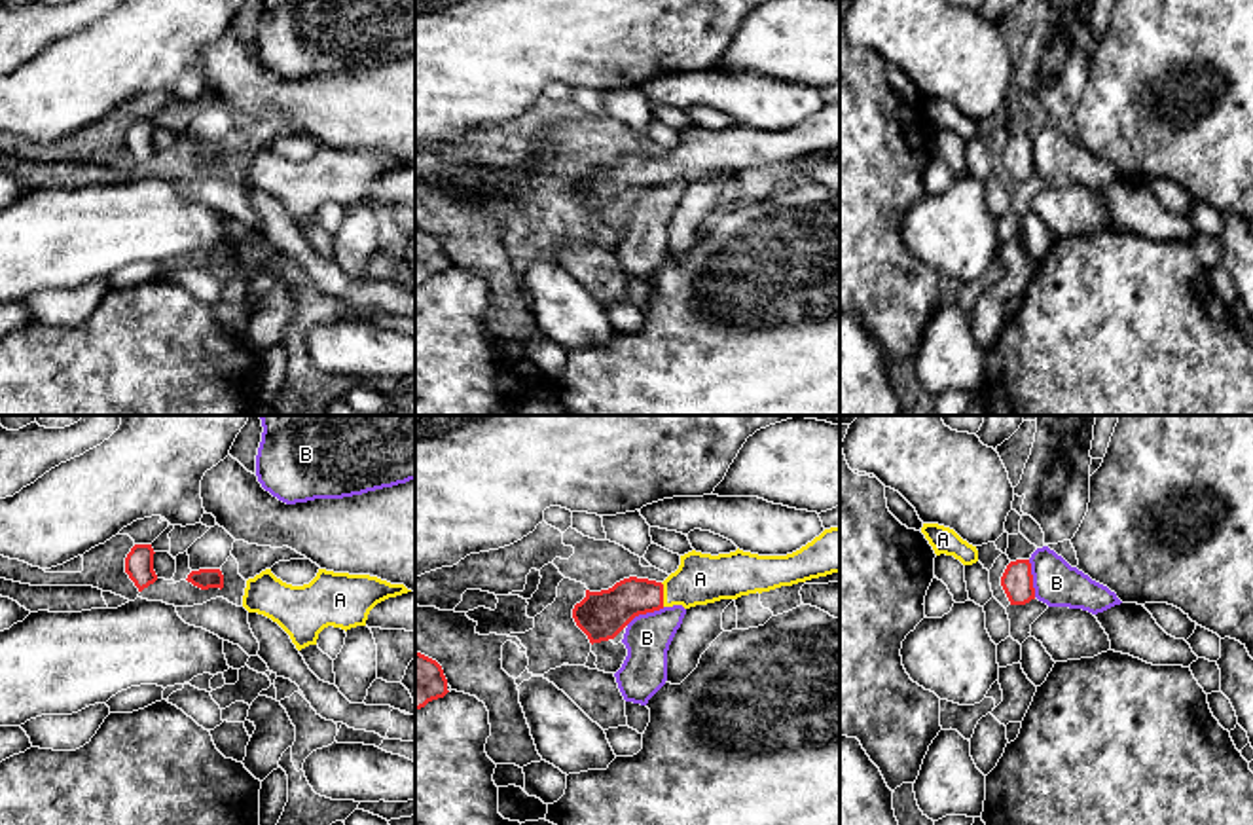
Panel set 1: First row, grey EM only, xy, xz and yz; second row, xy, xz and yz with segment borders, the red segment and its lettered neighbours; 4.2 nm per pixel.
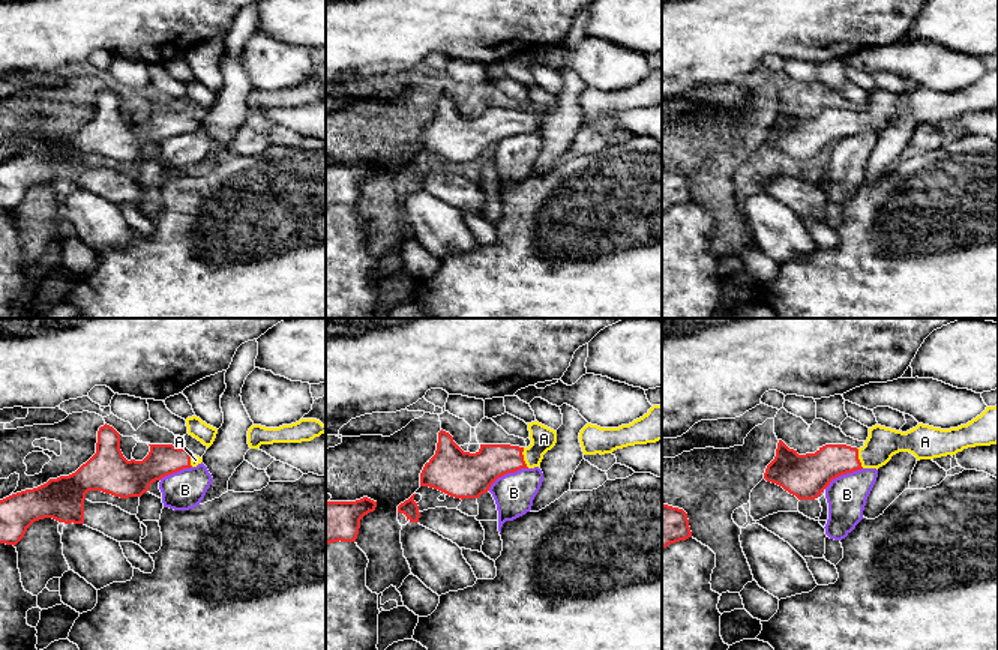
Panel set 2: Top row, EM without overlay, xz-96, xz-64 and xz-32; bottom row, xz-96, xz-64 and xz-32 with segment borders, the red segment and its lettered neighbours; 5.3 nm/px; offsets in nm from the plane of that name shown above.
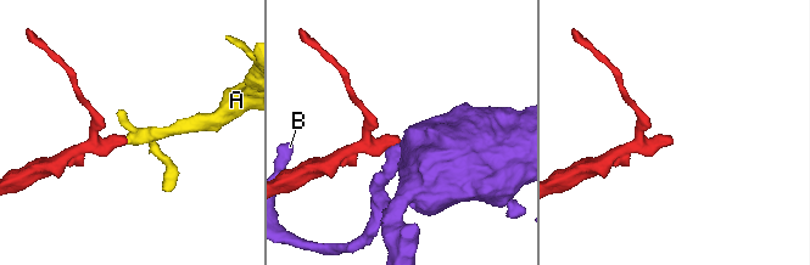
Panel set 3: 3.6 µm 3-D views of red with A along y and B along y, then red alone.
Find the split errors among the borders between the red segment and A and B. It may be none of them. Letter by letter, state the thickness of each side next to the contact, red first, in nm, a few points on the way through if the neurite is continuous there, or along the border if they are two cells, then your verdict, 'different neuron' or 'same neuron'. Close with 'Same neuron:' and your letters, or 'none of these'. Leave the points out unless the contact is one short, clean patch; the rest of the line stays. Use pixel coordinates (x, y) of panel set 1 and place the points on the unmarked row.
A: 190/220 nm | across xz (609, 186), (632, 171), (662, 169), (700, 154) | same neuron
B: 200/200 nm | different neuron
Same neuron: A

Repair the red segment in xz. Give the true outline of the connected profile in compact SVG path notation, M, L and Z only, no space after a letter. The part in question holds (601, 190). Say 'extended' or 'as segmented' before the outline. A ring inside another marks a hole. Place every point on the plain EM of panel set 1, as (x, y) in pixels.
extended; M840 102L825 104L787 131L688 127L663 157L629 152L608 165L590 167L574 180L572 193L590 218L614 214L635 192L682 180L737 174L781 161L840 148Z

